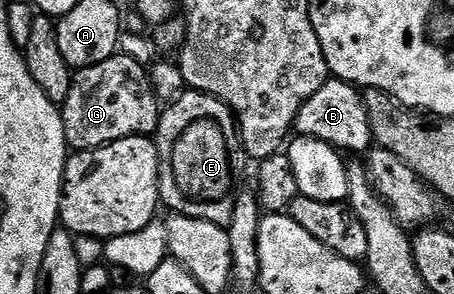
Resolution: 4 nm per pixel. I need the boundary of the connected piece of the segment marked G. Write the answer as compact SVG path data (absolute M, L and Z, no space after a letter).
M118 52L112 58L103 60L103 64L95 64L91 68L76 71L71 84L71 92L67 92L67 100L60 107L65 133L65 145L70 151L94 150L100 146L111 144L124 138L153 136L161 122L162 103L157 101L157 93L149 83L149 71L144 65L131 56Z

